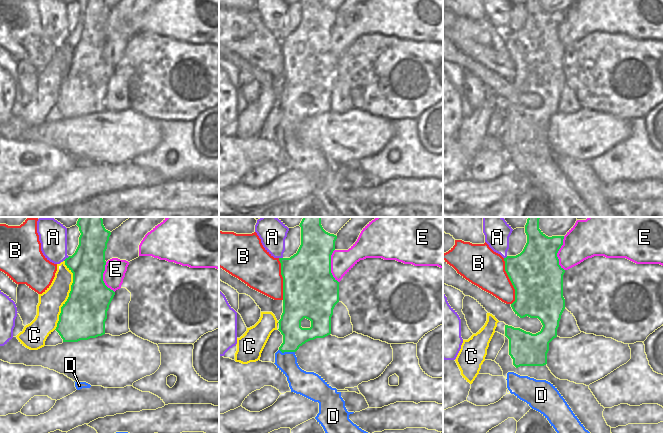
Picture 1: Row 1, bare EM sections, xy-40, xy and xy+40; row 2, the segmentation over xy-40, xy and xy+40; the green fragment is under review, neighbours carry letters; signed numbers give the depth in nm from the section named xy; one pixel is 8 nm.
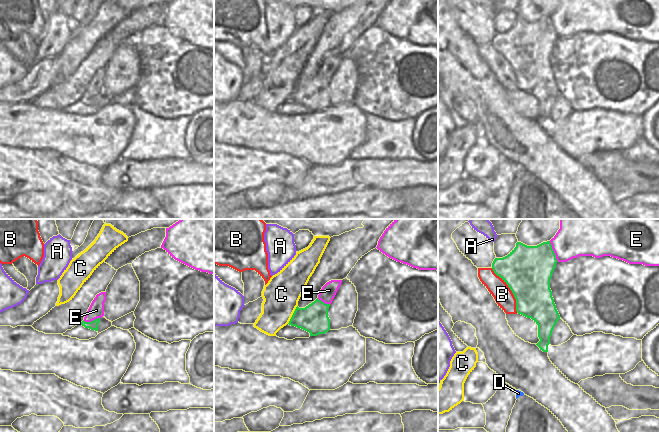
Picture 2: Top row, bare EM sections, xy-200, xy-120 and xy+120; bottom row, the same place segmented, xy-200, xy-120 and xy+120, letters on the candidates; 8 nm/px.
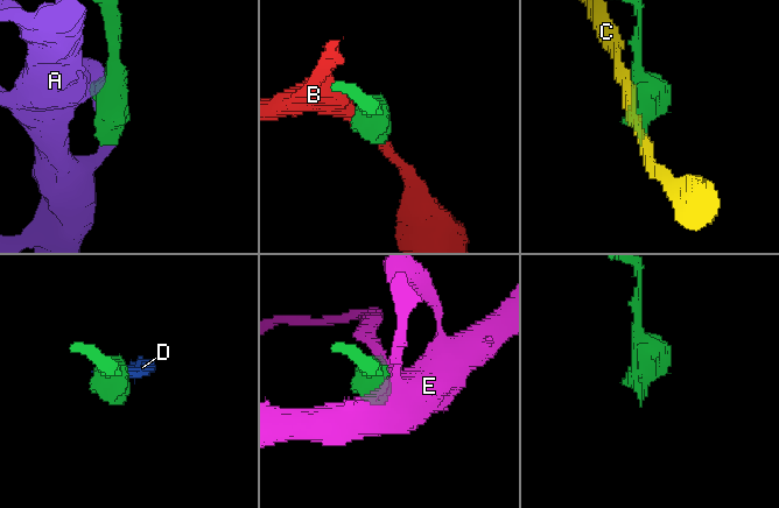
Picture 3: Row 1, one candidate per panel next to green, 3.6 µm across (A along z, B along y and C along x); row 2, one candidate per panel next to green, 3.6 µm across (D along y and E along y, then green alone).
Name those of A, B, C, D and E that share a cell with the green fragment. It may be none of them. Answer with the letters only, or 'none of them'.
D

